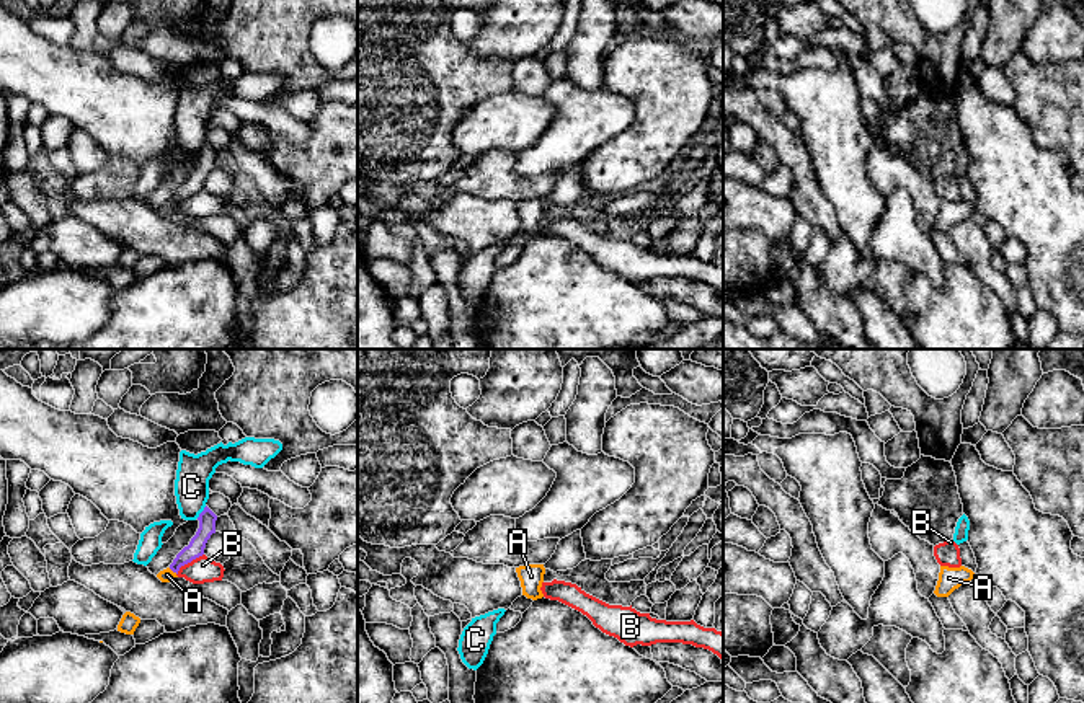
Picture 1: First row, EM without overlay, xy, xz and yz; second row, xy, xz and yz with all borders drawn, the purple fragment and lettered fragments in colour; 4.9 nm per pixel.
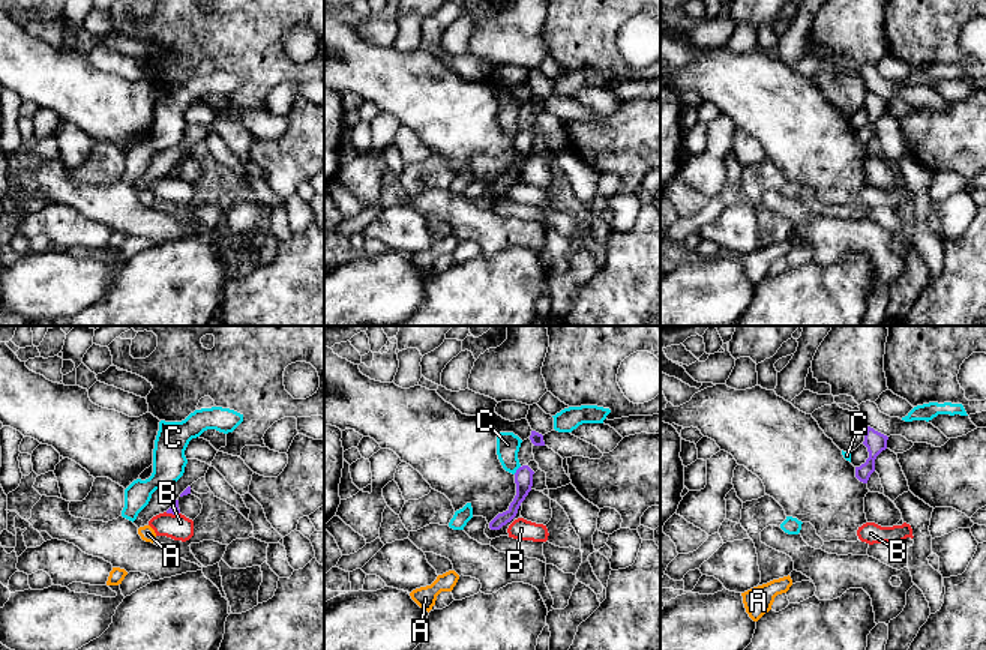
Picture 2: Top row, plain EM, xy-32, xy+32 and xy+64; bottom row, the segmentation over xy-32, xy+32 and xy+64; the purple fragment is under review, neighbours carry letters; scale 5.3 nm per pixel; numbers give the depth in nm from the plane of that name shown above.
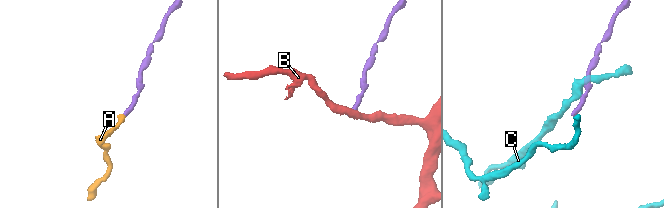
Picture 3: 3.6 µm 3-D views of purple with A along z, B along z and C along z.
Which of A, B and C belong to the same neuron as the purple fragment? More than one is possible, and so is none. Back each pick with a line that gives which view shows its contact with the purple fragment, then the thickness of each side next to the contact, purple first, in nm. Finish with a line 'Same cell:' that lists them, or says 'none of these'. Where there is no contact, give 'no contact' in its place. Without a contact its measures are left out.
A: meets purple in xy; 80 nm thick on the purple side, 70 nm on the other
Same cell: A

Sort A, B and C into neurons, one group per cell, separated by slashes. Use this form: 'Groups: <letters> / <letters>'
Groups: A / B / C

